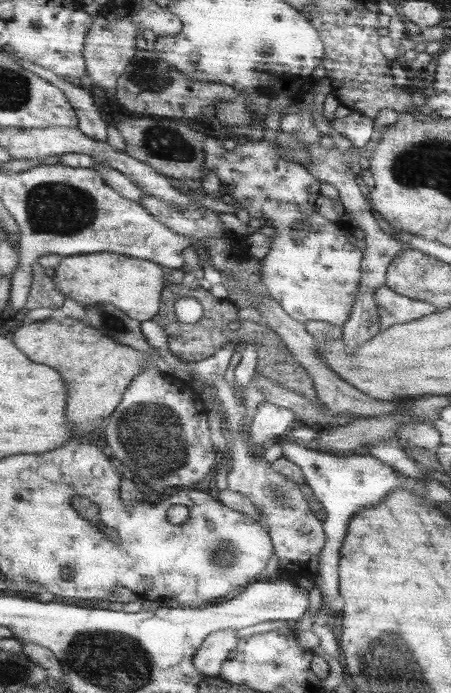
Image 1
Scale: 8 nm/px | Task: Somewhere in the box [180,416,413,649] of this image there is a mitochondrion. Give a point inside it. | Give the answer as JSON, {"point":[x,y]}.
{"point":[222,555]}

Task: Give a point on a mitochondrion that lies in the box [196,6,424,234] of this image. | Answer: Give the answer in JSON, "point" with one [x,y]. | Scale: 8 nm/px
{"point":[266,51]}

